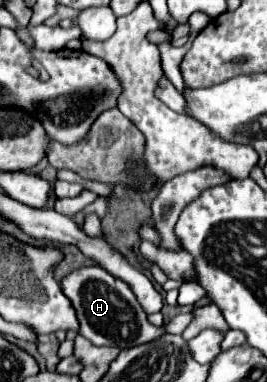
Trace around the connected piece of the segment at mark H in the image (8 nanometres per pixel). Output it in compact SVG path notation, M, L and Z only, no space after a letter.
M77 268L61 278L61 290L71 300L71 306L77 310L77 320L81 326L79 334L91 340L95 346L117 346L125 350L153 342L167 334L163 326L153 326L147 320L147 314L137 302L133 290L127 284L123 284L123 280L111 276L105 268Z

